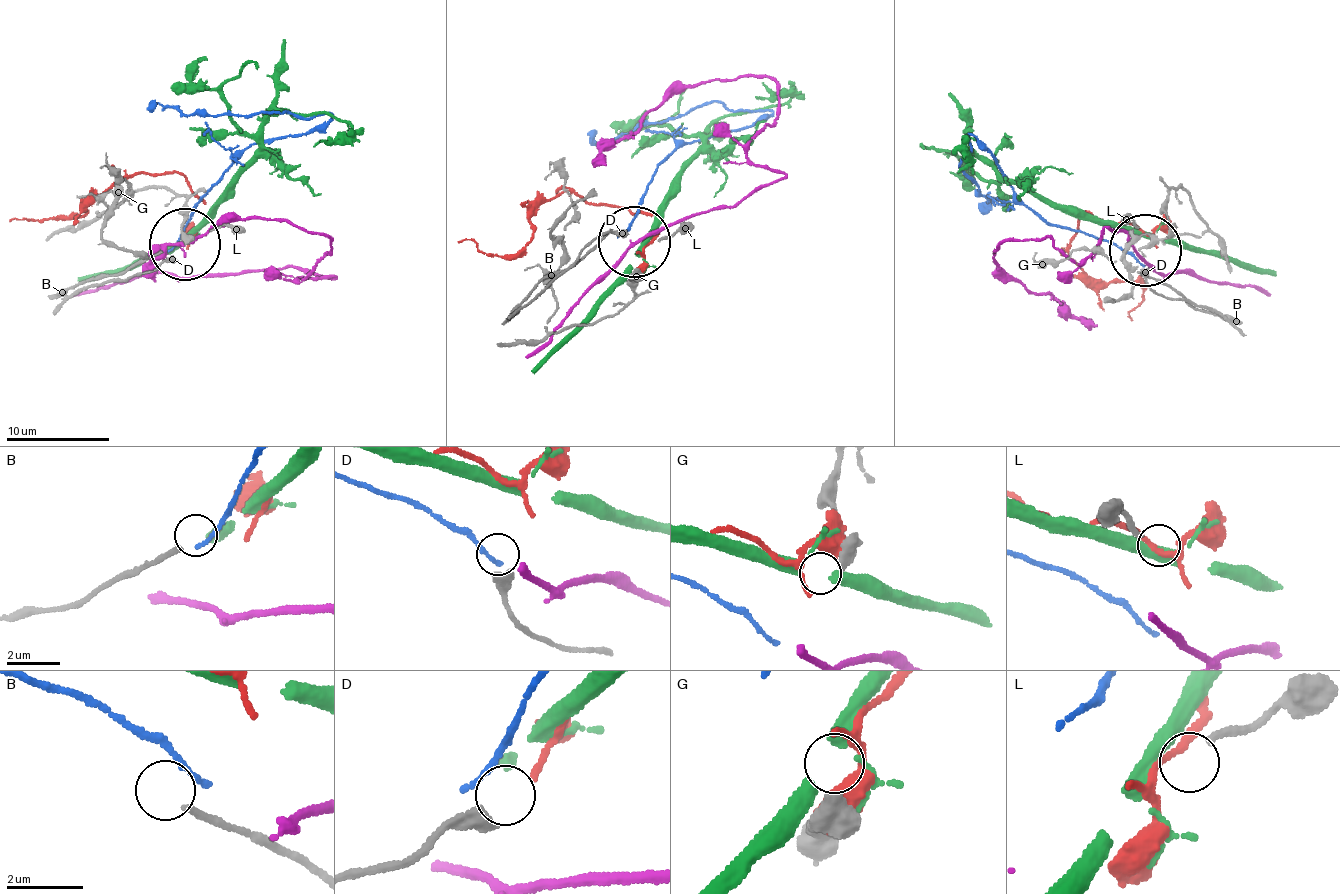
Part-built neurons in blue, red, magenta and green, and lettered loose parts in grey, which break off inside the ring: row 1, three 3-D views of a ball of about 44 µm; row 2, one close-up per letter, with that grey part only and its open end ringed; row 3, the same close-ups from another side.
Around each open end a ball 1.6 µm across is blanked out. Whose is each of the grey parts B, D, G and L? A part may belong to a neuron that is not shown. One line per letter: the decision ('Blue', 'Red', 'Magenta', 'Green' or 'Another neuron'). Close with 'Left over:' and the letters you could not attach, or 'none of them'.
B: Another neuron
D: Another neuron
G: Another neuron
L: Another neuron
Left over: B, D, G, L

